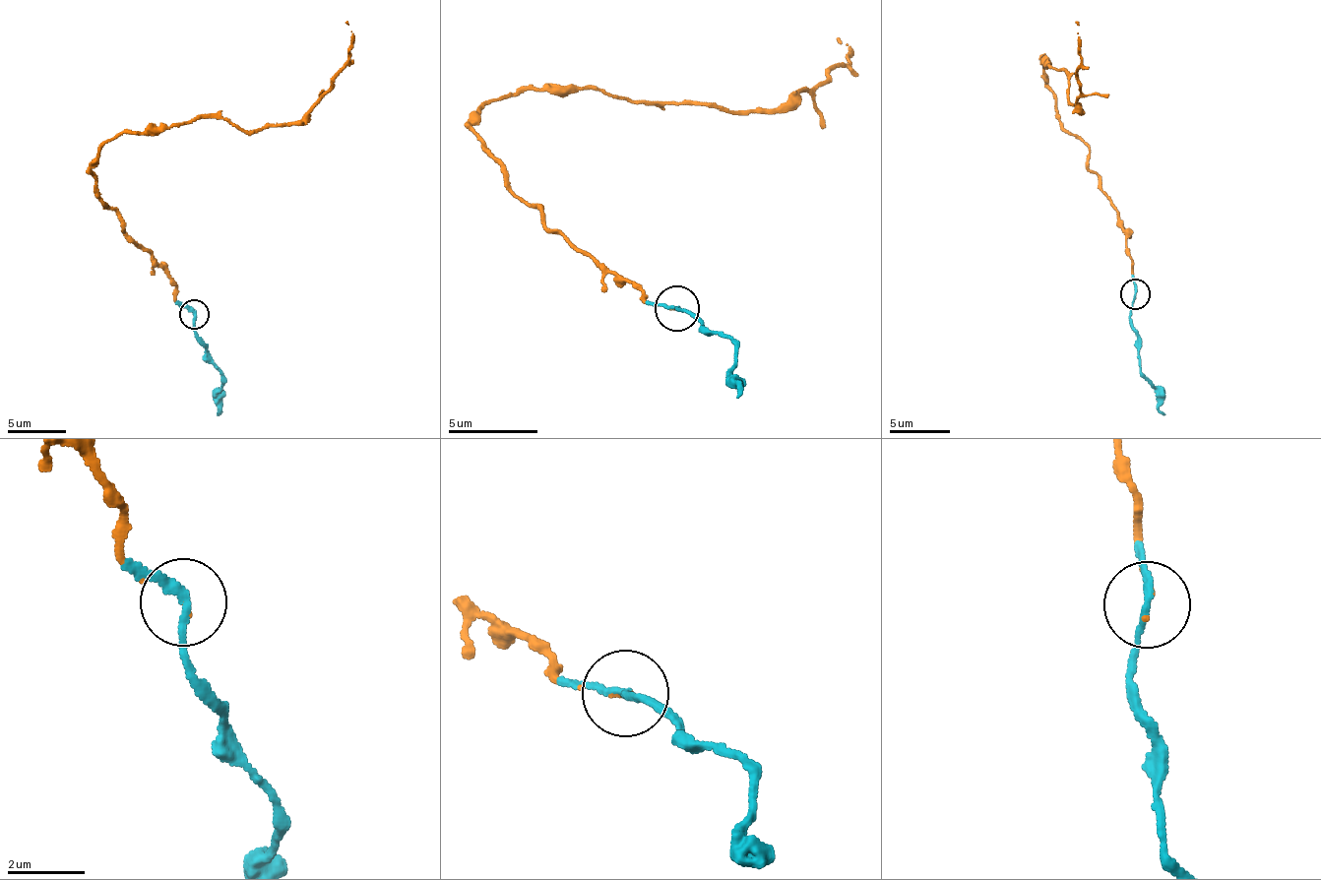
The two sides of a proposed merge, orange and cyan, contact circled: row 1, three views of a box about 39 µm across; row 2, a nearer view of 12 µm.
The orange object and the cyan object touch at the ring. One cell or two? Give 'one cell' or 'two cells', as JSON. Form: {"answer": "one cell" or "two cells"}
{"answer": "one cell"}

